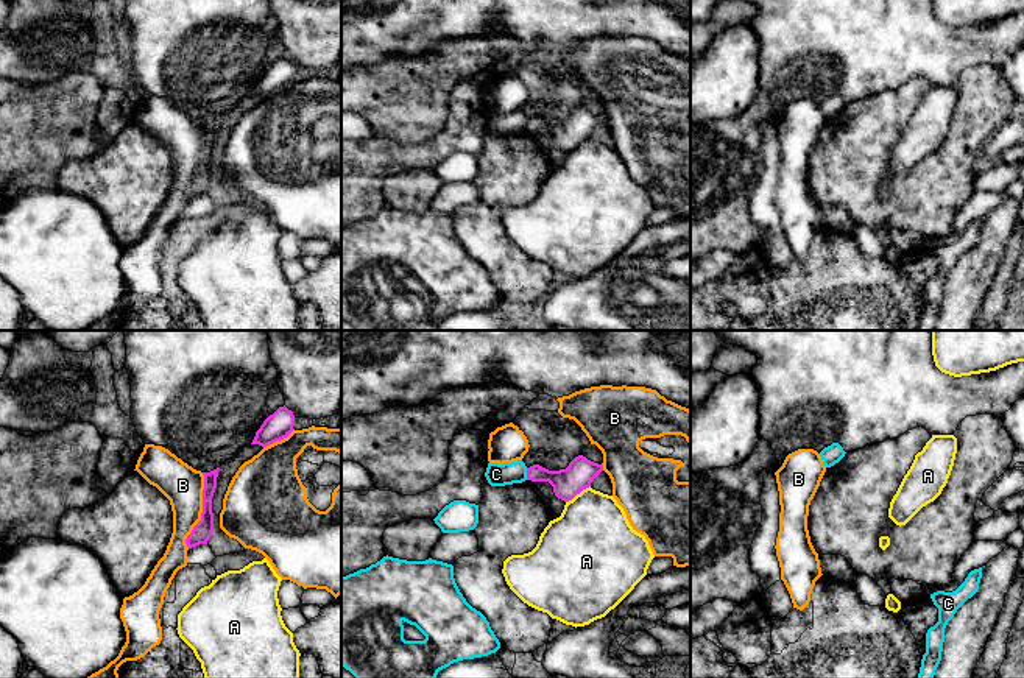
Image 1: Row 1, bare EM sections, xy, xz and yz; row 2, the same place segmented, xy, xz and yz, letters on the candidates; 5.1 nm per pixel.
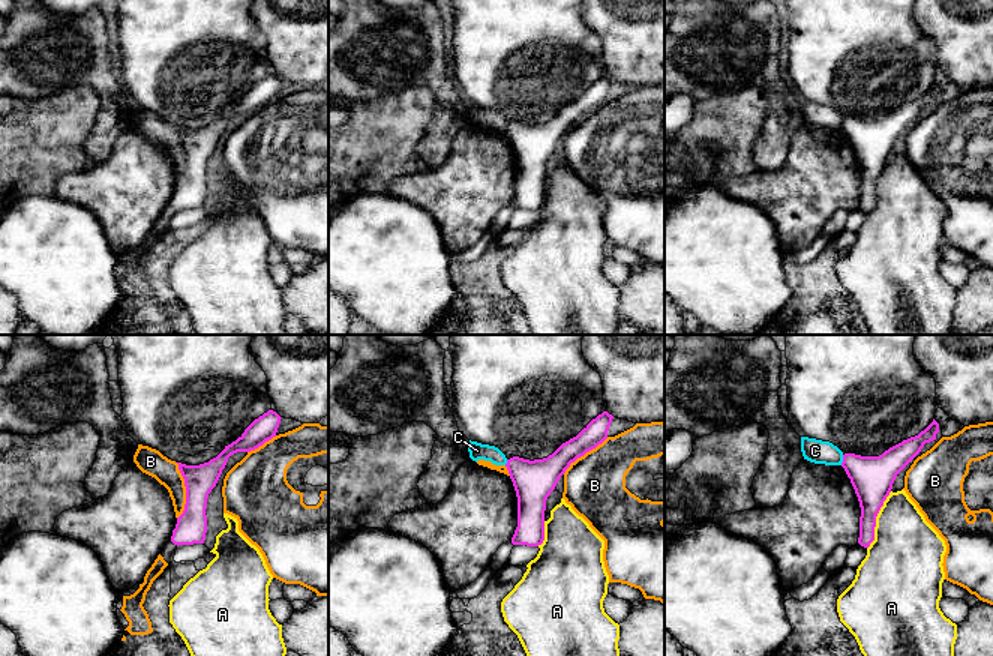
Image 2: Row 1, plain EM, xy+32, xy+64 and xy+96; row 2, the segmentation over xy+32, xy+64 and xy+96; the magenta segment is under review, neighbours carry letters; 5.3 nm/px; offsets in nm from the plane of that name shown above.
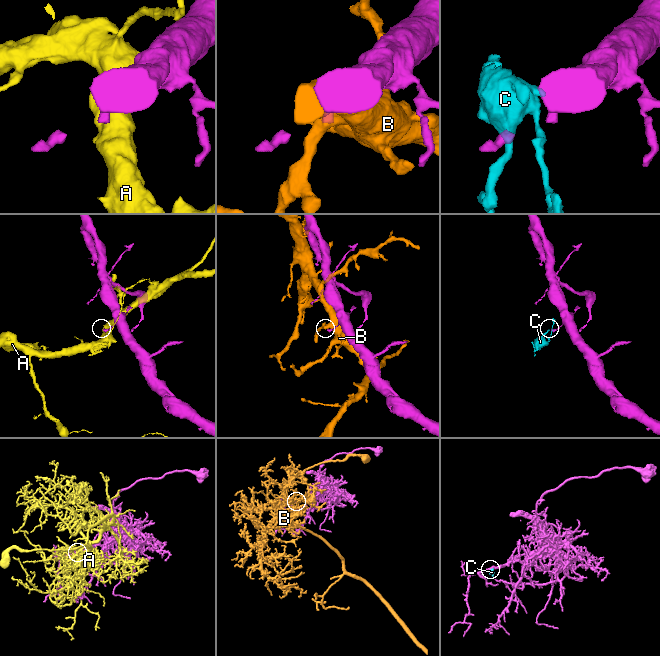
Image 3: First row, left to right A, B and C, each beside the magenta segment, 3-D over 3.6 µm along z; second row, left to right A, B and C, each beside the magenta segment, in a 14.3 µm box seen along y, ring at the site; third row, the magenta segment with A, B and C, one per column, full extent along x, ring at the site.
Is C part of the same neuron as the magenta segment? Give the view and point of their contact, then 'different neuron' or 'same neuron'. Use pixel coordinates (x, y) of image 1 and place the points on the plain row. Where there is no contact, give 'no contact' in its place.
xz (527, 125) | different neuron

